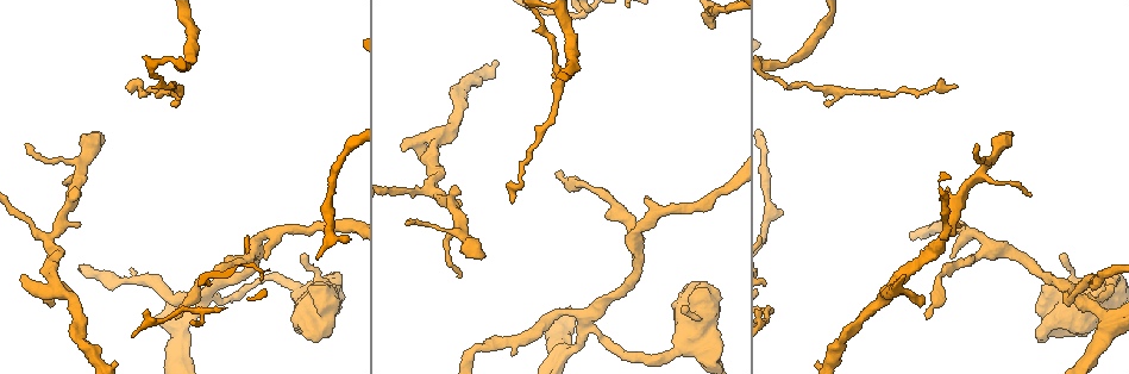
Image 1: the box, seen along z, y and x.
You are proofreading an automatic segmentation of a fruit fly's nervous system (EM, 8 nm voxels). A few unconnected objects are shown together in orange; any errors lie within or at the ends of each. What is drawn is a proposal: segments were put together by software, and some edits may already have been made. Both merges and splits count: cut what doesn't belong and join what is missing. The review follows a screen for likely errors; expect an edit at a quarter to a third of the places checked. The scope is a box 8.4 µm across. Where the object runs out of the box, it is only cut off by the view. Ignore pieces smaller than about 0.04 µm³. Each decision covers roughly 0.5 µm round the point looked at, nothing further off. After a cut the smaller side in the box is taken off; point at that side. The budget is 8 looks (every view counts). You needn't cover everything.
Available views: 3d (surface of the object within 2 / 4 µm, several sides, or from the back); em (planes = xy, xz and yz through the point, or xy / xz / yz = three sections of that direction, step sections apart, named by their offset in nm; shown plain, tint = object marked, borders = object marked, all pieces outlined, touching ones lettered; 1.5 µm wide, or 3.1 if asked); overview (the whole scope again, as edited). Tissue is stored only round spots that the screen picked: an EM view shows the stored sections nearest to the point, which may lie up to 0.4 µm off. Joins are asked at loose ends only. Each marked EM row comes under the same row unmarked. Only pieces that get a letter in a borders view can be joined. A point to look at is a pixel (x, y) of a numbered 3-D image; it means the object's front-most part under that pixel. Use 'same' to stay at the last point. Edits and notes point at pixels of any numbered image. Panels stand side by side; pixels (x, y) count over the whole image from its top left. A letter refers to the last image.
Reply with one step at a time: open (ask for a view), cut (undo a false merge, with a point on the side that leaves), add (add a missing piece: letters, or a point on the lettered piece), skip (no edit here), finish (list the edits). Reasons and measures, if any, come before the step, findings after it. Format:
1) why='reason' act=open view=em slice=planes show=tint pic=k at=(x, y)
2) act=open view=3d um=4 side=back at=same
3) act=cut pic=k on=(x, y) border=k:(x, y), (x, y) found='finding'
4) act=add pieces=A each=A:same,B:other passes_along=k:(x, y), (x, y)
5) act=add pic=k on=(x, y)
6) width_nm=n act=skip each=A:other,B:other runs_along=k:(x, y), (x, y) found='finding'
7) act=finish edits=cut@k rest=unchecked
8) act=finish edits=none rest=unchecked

why='branch stops here' act=open view=em slice=planes show=borders pic=1 at=(957, 225)

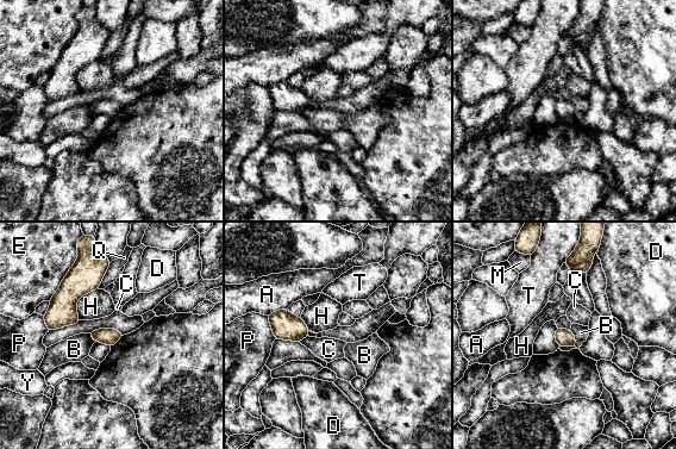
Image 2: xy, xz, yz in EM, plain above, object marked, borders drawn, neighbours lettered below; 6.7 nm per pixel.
act=skip each=A:other,B:other,C:other,D:other,E:other,H:other,M:other,P:other,Q:other,T:other,Y:other border=2:(569, 330), (574, 336), (576, 347) found='none of them fits'

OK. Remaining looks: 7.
why='free end' act=open view=em slice=yz step=8 show=borders pic=1 at=(924, 304)

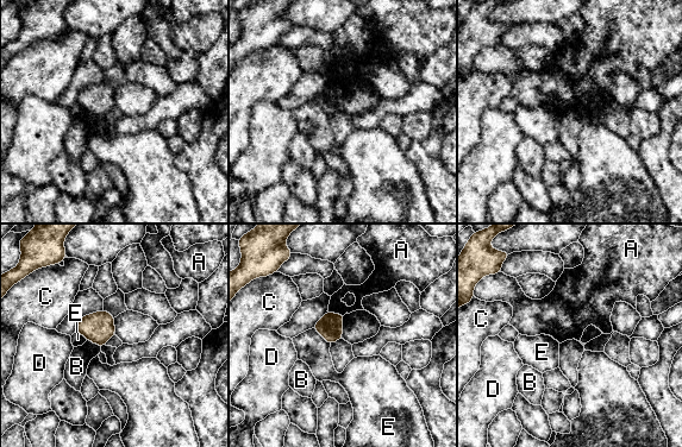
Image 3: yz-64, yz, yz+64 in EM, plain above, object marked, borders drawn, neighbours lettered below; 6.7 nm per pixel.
act=skip each=A:other,B:other,C:other,D:other,E:other border=3:(327, 310), (343, 315) found='no lettered piece goes on from it'

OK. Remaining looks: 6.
why='abrupt turn' act=open view=em um=3.1 slice=planes show=borders pic=1 at=(207, 299)

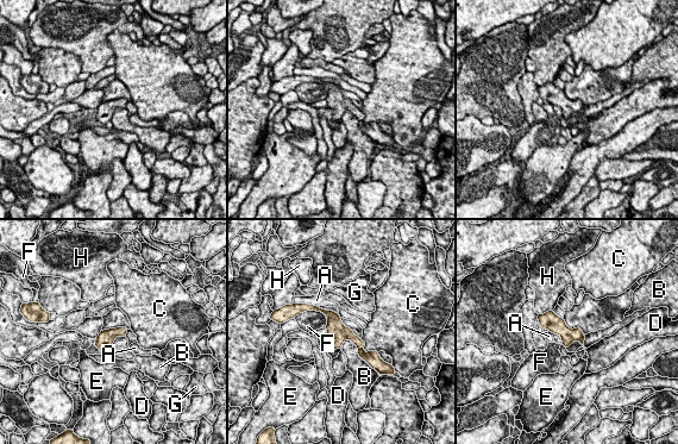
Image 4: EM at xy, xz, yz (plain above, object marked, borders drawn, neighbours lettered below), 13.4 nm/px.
act=skip each=A:other,B:other,C:other,D:other,E:other,F:other,G:other,H:other found='one neuron here'

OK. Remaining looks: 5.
act=finish edits=none rest=unchecked

